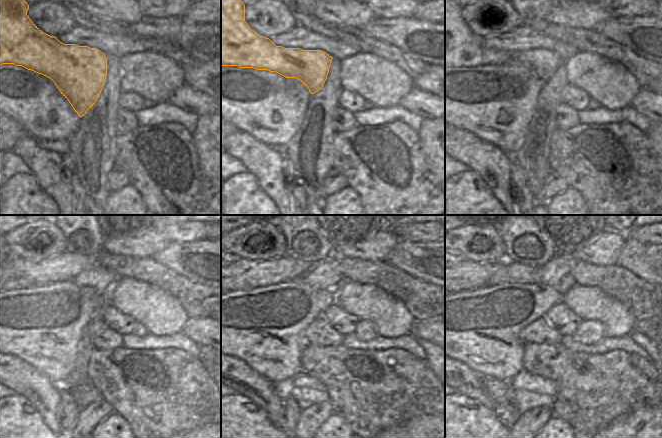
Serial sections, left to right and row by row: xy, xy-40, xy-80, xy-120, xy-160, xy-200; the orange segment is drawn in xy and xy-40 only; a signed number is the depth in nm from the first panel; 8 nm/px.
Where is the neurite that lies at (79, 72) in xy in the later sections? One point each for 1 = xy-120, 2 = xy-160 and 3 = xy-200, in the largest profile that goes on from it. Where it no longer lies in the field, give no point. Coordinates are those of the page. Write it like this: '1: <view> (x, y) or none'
1: xy-120 (100, 278)
2: xy-160 (324, 275)
3: xy-200 (552, 273)

